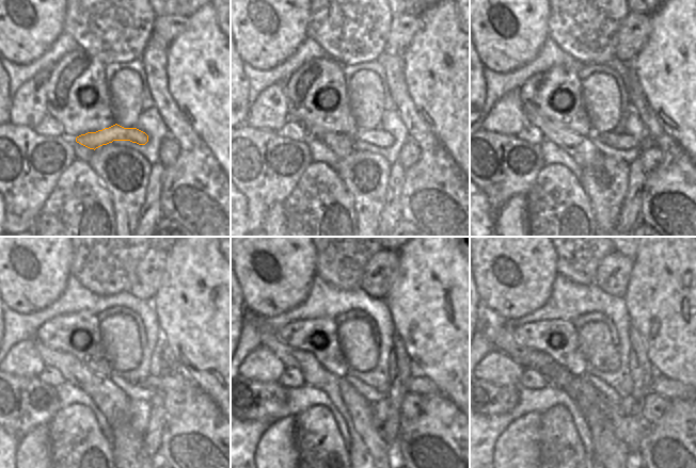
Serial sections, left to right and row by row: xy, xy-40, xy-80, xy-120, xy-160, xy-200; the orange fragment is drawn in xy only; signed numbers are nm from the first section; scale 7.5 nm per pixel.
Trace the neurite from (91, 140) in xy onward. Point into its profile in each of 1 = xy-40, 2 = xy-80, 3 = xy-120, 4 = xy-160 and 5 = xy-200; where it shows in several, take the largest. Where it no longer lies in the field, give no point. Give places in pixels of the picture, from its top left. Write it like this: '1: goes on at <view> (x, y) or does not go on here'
1: goes on at xy-40 (378, 138)
2: goes on at xy-80 (616, 141)
3: goes on at xy-120 (167, 382)
4: goes on at xy-160 (418, 384)
5: goes on at xy-200 (667, 388)

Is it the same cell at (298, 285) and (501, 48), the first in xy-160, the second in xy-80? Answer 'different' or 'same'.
same

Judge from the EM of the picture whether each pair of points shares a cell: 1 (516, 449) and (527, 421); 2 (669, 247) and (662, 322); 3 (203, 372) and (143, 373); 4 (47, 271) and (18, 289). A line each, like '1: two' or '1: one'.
1: one
2: one
3: two
4: one

